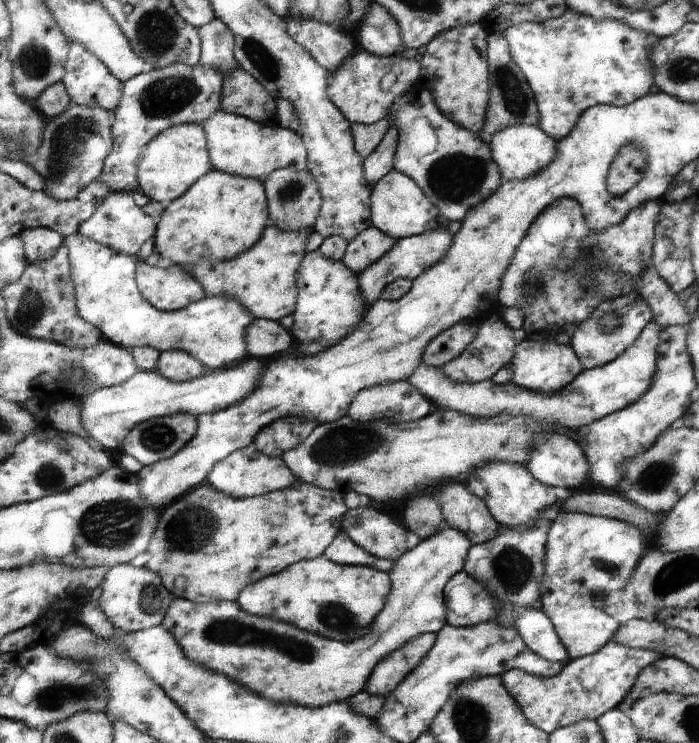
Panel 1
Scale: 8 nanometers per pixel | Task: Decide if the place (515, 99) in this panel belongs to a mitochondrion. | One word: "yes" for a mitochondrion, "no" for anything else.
yes

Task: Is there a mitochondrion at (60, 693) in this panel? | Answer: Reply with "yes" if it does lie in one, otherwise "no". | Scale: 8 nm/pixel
yes

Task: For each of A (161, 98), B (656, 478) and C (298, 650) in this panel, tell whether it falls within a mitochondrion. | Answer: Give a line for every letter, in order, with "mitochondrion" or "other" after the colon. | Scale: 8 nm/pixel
A: mitochondrion
B: mitochondrion
C: mitochondrion

